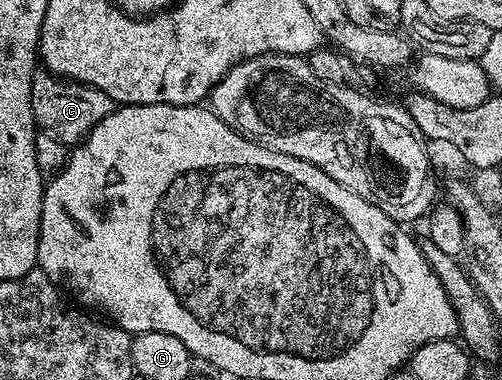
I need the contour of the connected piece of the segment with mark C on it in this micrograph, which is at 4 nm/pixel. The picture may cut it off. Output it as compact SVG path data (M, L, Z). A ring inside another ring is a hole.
M38 70L34 73L32 86L32 114L34 123L41 131L52 134L67 146L77 146L86 139L86 135L108 114L115 110L115 102L95 88L86 84L75 84L65 78L56 78L51 72Z

